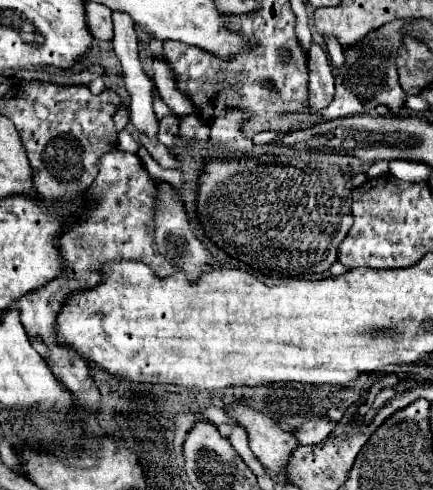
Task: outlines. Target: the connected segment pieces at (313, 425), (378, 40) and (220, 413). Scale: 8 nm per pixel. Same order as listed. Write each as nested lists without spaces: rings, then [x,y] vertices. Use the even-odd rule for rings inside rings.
[[[314,418],[302,426],[298,426],[292,434],[298,440],[300,446],[310,446],[310,444],[318,444],[322,442],[332,430],[334,430],[334,422],[328,422],[326,418]]]
[[[396,20],[374,30],[368,36],[368,54],[360,54],[360,48],[344,50],[346,66],[336,76],[336,96],[332,104],[320,112],[322,120],[334,120],[340,116],[350,116],[350,114],[368,114],[378,104],[390,106],[392,112],[398,112],[404,106],[406,94],[402,92],[398,84],[398,74],[396,74],[396,52],[400,46],[402,32],[406,32],[404,26],[406,22]]]
[[[209,407],[201,411],[201,414],[213,422],[216,426],[228,423],[234,426],[240,426],[233,418],[230,418],[222,408],[220,407]]]

